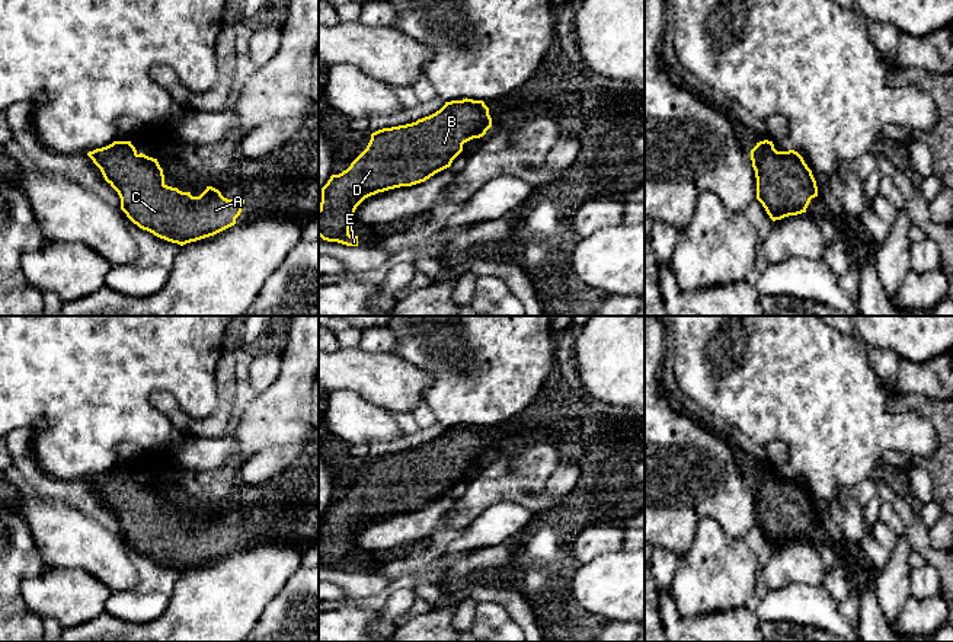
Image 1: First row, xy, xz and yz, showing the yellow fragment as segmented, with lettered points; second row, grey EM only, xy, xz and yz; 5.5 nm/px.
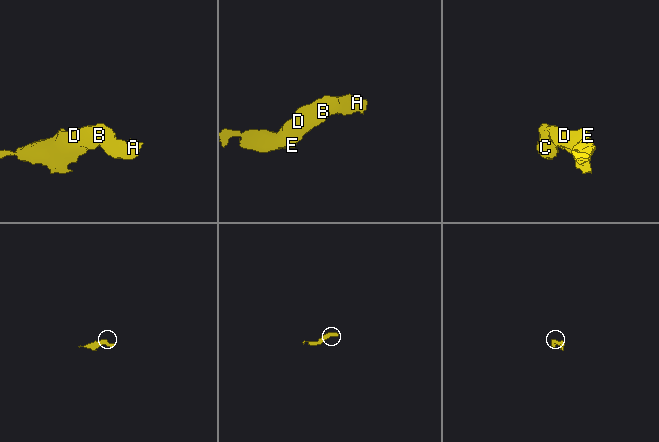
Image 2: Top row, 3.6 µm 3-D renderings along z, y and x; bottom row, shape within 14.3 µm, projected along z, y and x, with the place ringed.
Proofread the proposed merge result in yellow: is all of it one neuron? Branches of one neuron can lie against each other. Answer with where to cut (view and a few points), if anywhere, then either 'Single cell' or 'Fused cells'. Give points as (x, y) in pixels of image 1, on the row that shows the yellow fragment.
No split. Single cell

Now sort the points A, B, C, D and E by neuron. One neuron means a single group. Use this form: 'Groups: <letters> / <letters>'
Groups: A B C D E

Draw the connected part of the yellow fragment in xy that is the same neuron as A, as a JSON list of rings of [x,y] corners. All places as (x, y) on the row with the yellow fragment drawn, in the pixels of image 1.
[[[131,141],[89,151],[105,181],[118,192],[121,210],[140,229],[180,246],[236,224],[244,199],[227,199],[212,186],[199,197],[164,183],[157,159],[137,153]]]

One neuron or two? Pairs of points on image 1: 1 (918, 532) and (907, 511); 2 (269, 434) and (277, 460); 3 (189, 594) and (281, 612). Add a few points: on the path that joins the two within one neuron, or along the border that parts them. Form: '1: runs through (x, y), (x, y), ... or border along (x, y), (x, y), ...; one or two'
1: runs through (914, 527), (908, 516); one
2: border along (303, 440), (271, 446), (243, 463); two
3: border along (287, 583), (265, 607), (253, 626); two

